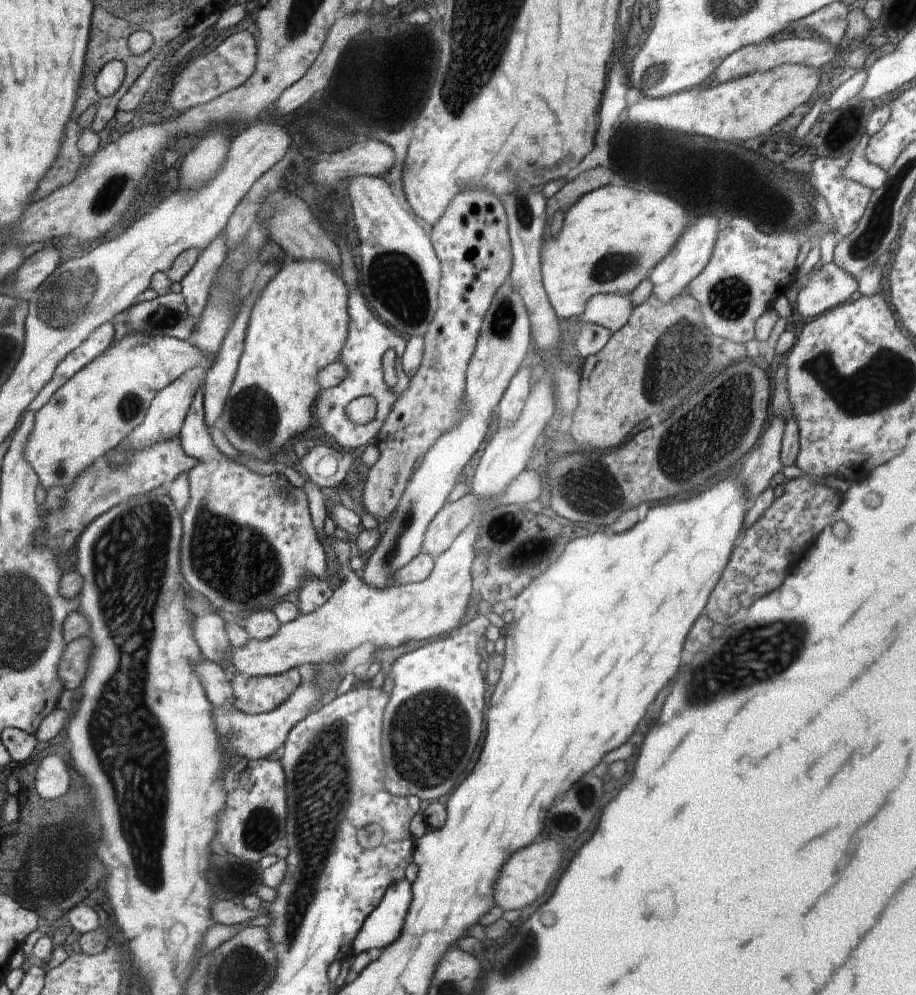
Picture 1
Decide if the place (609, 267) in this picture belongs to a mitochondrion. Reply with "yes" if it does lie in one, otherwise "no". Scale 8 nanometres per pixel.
yes

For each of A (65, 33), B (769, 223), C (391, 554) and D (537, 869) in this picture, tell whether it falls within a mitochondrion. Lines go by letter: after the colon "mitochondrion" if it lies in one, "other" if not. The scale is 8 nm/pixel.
A: other
B: mitochondrion
C: mitochondrion
D: other

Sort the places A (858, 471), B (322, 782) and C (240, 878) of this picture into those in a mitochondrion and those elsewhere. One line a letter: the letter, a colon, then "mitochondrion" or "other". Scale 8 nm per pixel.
A: other
B: mitochondrion
C: mitochondrion

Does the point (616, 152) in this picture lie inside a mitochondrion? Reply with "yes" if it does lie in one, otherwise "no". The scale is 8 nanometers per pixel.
no

